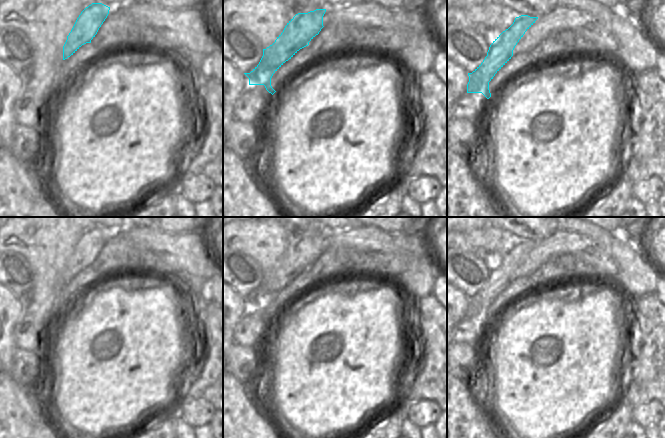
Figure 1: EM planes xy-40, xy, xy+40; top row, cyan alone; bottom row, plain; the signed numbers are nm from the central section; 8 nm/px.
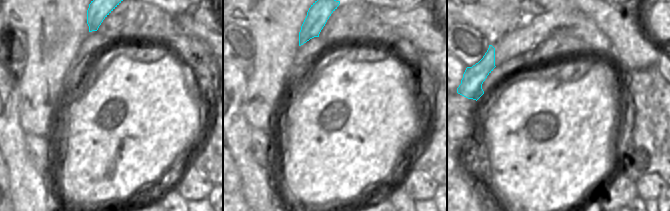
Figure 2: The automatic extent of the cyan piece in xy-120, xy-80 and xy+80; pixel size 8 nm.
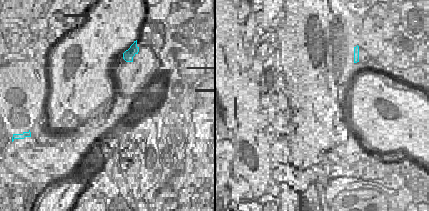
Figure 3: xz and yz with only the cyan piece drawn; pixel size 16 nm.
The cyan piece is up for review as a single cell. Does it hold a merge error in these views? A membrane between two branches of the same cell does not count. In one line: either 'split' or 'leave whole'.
leave whole

